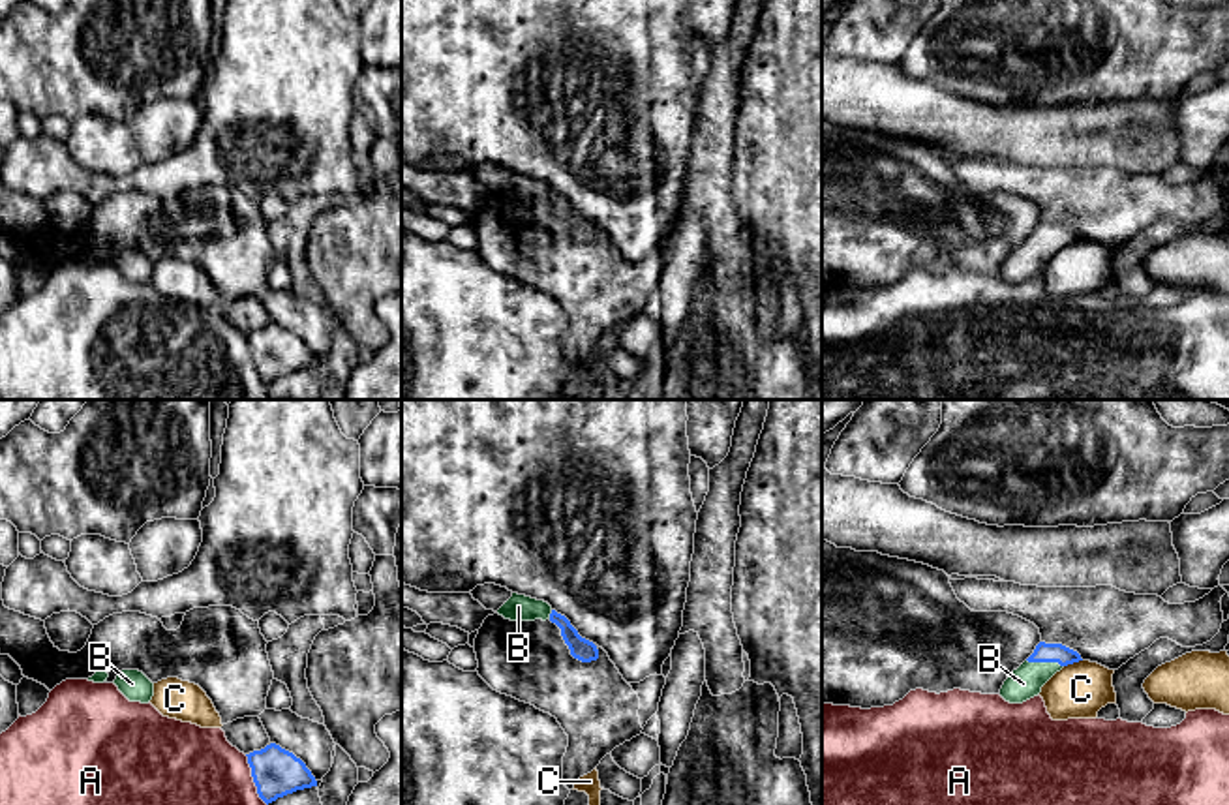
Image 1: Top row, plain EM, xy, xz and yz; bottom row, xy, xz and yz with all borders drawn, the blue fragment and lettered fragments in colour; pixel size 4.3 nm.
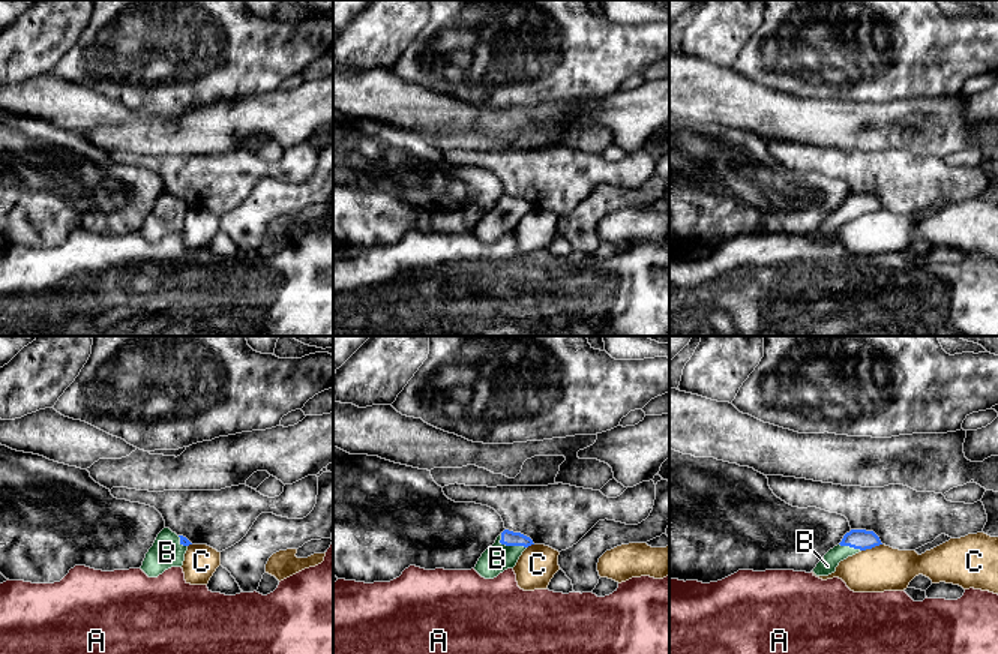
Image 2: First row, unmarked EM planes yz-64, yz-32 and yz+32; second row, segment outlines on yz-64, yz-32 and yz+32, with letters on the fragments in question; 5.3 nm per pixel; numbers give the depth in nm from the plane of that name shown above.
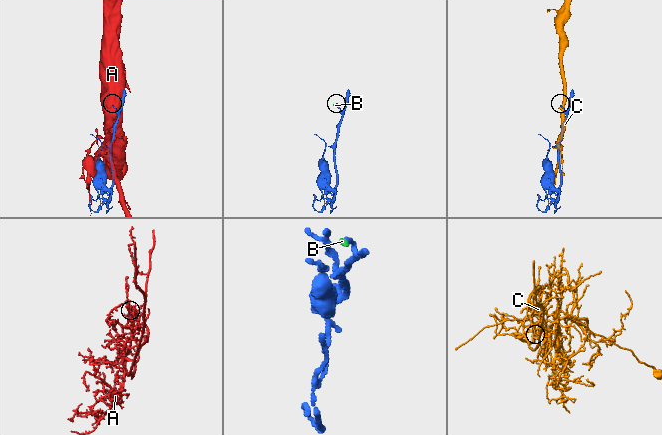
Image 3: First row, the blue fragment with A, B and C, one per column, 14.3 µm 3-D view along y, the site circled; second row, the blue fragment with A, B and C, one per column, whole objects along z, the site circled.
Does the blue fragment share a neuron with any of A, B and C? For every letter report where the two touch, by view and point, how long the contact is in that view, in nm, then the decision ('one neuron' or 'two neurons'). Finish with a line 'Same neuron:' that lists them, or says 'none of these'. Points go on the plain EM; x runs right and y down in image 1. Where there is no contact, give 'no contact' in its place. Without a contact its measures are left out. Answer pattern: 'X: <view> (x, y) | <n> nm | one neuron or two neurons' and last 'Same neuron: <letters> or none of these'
A: xy (254, 361) | 240 nm | two neurons
B: yz (1046, 241) | 160 nm | one neuron
C: yz (1072, 243) | 90 nm | two neurons
Same neuron: B

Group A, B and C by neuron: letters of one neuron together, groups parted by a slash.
A / B / C

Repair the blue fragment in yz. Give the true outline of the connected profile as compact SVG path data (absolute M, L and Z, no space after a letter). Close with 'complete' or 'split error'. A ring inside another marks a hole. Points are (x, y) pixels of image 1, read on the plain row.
M1039 221L1034 233L1008 255L1000 276L1009 283L1023 283L1038 276L1056 251L1079 240L1081 235L1062 223Z | split error

